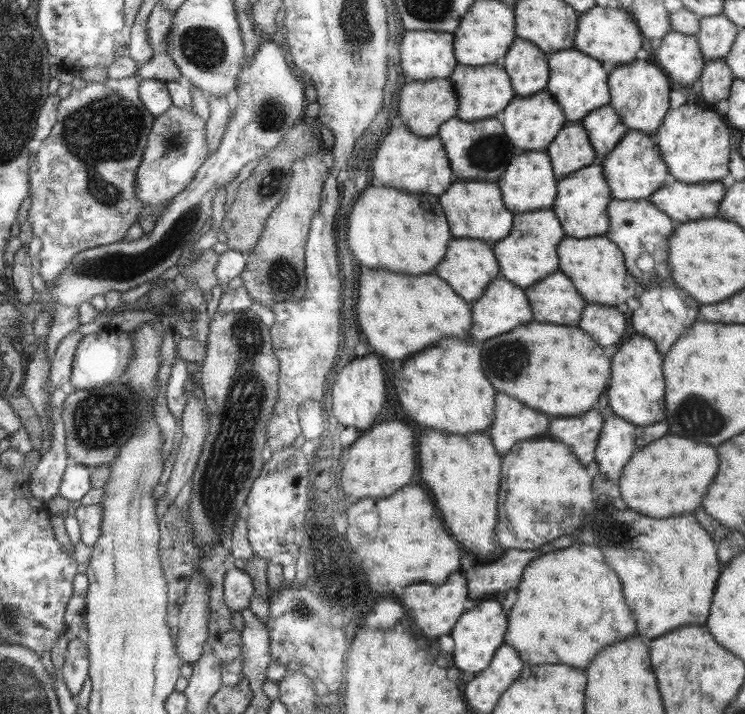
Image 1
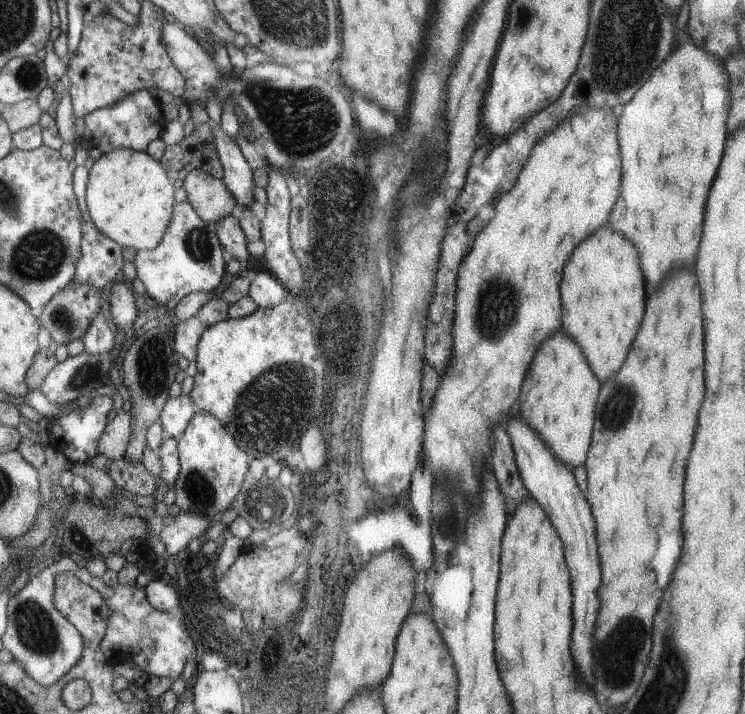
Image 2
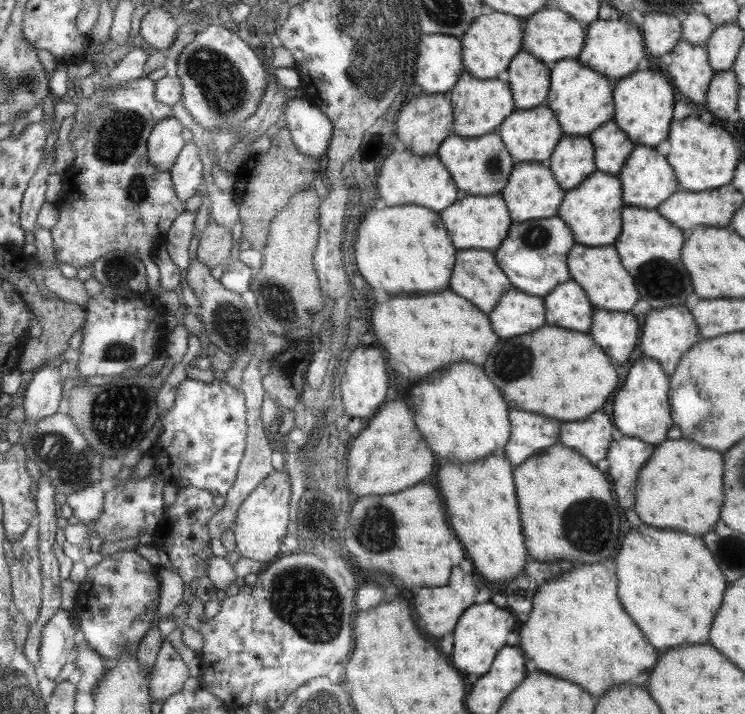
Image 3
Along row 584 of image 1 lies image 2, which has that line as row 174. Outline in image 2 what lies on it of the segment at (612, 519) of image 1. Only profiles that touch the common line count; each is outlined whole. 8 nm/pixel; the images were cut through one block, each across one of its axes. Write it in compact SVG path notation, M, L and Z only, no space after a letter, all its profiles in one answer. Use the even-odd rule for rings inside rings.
M687 40L651 74L651 82L625 104L619 118L623 194L619 194L607 226L627 234L627 238L635 238L635 246L643 250L647 290L659 286L663 272L695 260L705 198L725 146L727 82L722 62Z

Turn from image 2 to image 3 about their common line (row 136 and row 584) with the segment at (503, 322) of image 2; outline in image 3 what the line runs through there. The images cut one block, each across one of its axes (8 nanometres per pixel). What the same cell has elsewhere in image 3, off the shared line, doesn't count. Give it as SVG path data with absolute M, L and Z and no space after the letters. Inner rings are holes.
M602 562L585 564L559 574L535 592L535 608L519 628L521 648L535 668L561 680L575 680L591 696L629 682L643 686L655 666L657 652L645 642L639 628L617 600L615 572Z

